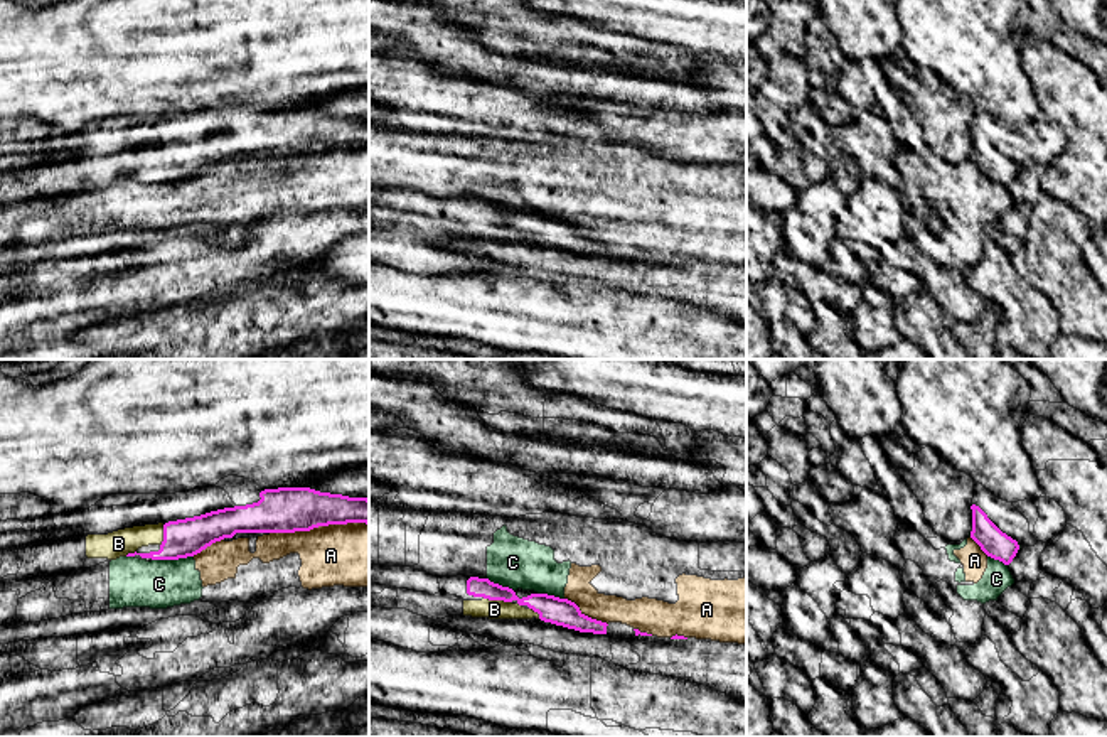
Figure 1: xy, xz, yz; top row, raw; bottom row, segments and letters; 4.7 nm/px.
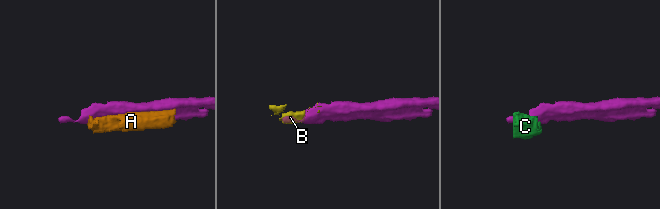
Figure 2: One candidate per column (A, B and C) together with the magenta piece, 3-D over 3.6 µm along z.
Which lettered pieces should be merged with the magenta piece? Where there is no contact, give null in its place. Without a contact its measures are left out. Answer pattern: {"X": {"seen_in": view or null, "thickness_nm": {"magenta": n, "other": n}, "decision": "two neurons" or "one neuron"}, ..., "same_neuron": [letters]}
{"A": {"seen_in": "xy", "thickness_nm": {"magenta": 220, "other": 300}, "decision": "two neurons"}, "B": {"seen_in": "xz", "thickness_nm": {"magenta": 120, "other": 100}, "decision": "one neuron"}, "C": {"seen_in": "xy", "thickness_nm": {"magenta": 180, "other": 240}, "decision": "two neurons"}, "same_neuron": ["B"]}

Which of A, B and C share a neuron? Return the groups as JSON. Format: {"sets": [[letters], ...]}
{"sets": [["A", "C"], ["B"]]}

